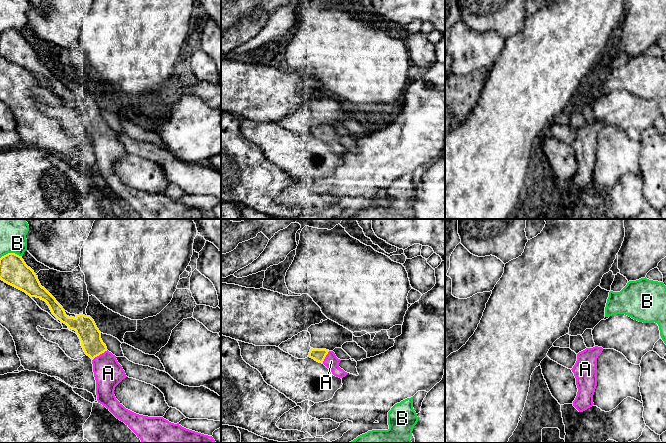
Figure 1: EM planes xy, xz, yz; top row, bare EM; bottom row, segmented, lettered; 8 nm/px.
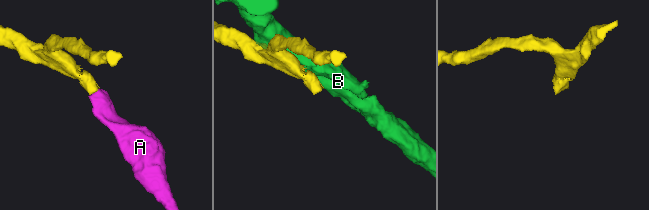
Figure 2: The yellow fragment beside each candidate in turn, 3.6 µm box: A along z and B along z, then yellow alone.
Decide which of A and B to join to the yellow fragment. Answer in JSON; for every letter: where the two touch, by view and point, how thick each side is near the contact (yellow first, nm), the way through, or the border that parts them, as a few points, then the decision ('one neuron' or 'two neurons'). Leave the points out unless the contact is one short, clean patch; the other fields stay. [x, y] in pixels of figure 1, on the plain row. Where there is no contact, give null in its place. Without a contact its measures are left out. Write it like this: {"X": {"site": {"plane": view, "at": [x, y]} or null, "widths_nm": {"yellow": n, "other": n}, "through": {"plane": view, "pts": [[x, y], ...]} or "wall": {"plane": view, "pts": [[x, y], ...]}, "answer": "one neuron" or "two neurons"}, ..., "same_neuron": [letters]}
{"A": {"site": {"plane": "xy", "at": [99, 130]}, "widths_nm": {"yellow": 170, "other": 240}, "through": {"plane": "xy", "pts": [[90, 112], [91, 119], [99, 130], [108, 149]]}, "answer": "one neuron"}, "B": {"site": {"plane": "xy", "at": [10, 29]}, "widths_nm": {"yellow": 220, "other": 200}, "answer": "two neurons"}, "same_neuron": ["A"]}

